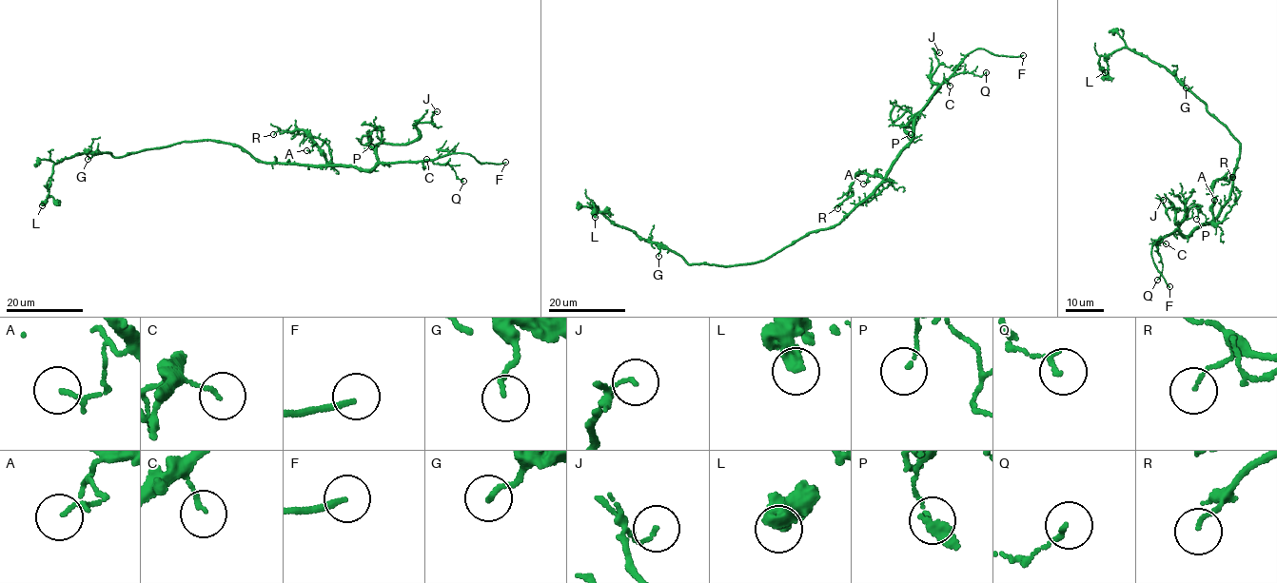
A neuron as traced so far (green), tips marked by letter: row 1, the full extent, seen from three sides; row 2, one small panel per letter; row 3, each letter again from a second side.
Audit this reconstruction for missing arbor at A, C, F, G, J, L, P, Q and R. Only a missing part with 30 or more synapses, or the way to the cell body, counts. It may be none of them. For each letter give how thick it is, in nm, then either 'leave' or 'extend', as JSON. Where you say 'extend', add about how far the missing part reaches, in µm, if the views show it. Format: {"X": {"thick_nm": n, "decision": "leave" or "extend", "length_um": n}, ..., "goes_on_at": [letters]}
{"A": {"thick_nm": 120, "decision": "leave"}, "C": {"thick_nm": 110, "decision": "leave"}, "F": {"thick_nm": 190, "decision": "extend", "length_um": 40}, "G": {"thick_nm": 140, "decision": "leave"}, "J": {"thick_nm": 110, "decision": "leave"}, "L": {"thick_nm": 320, "decision": "leave"}, "P": {"thick_nm": 120, "decision": "leave"}, "Q": {"thick_nm": 130, "decision": "leave"}, "R": {"thick_nm": 90, "decision": "leave"}, "goes_on_at": ["F"]}

